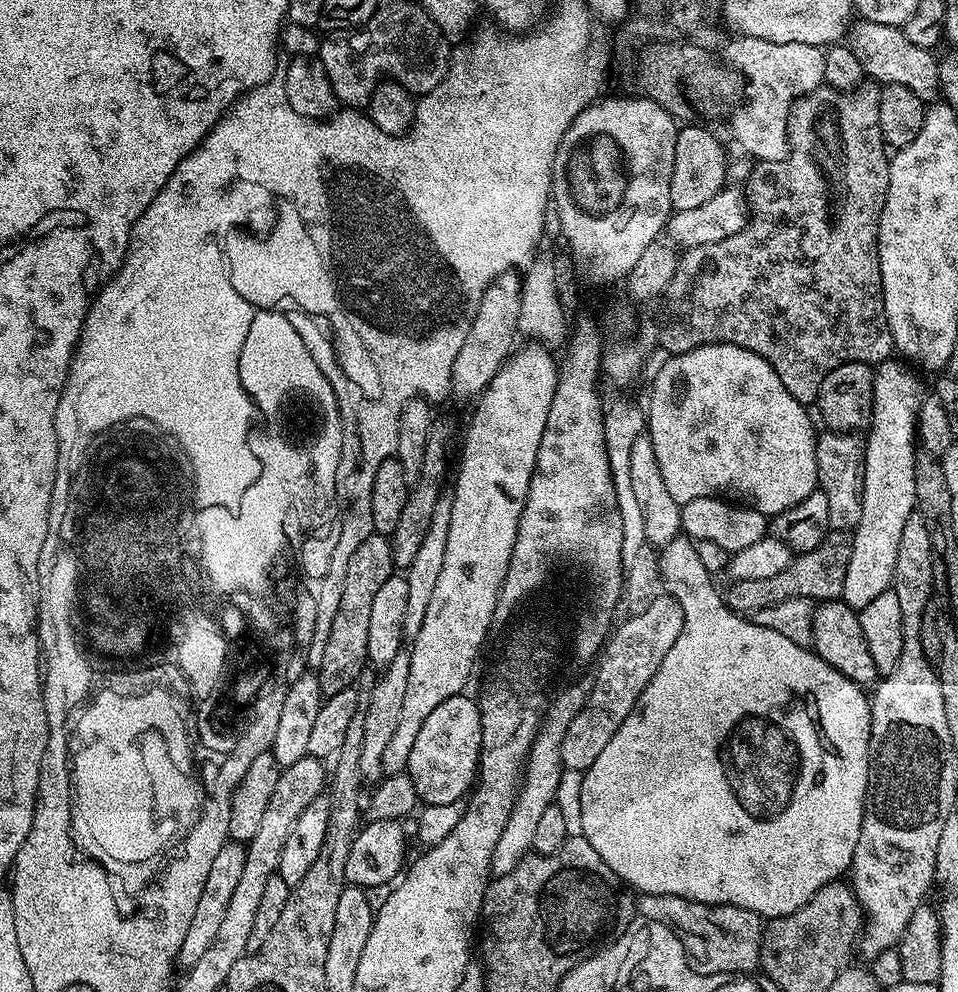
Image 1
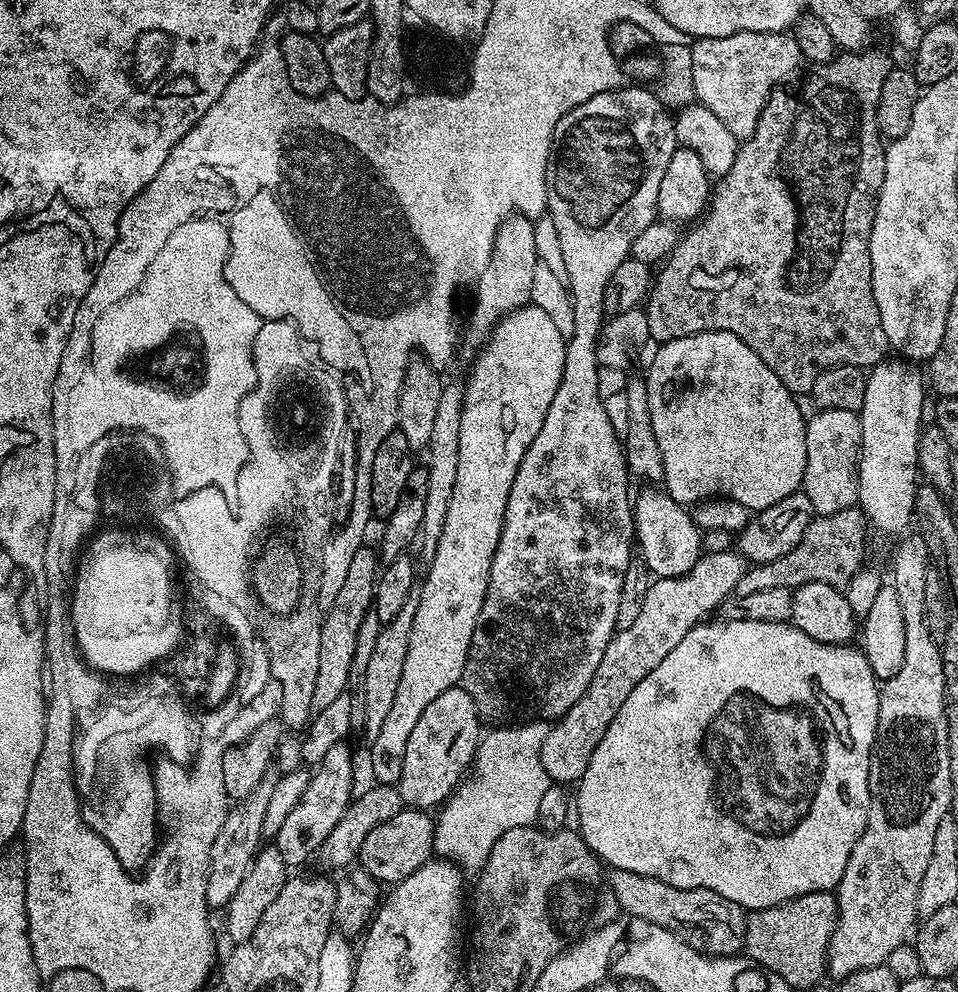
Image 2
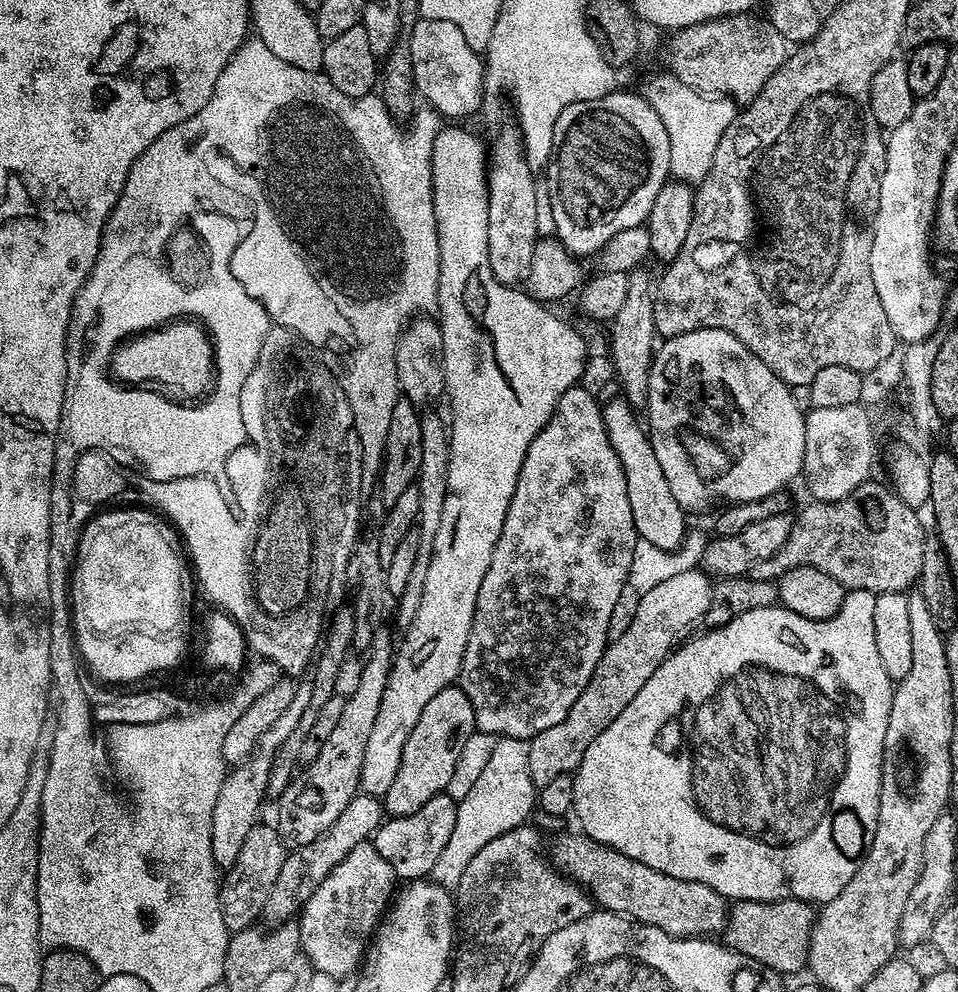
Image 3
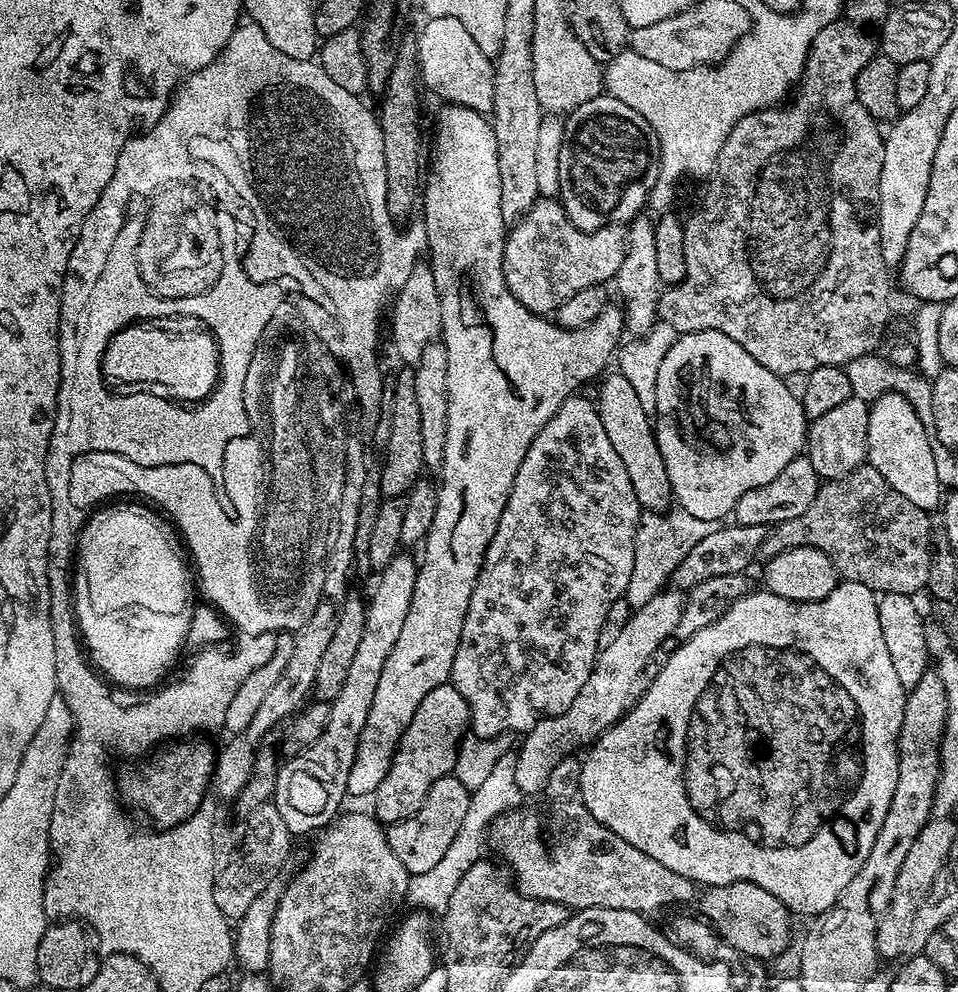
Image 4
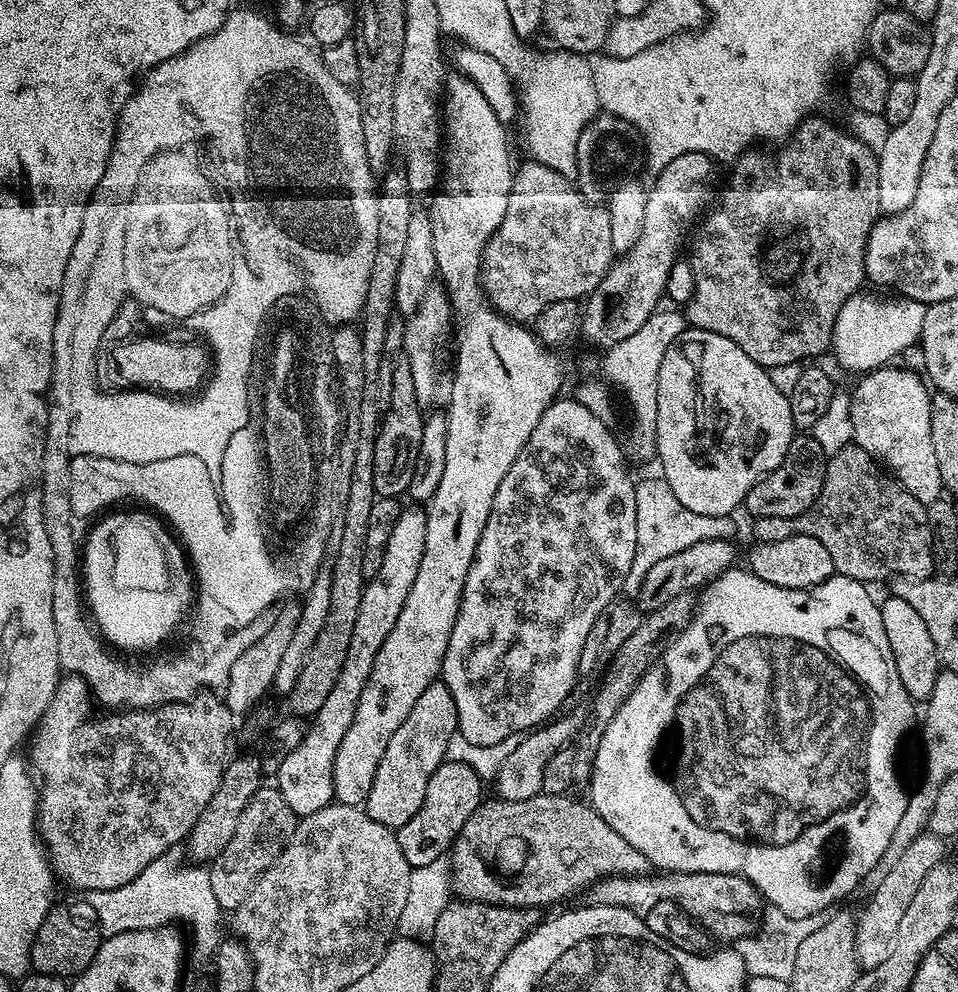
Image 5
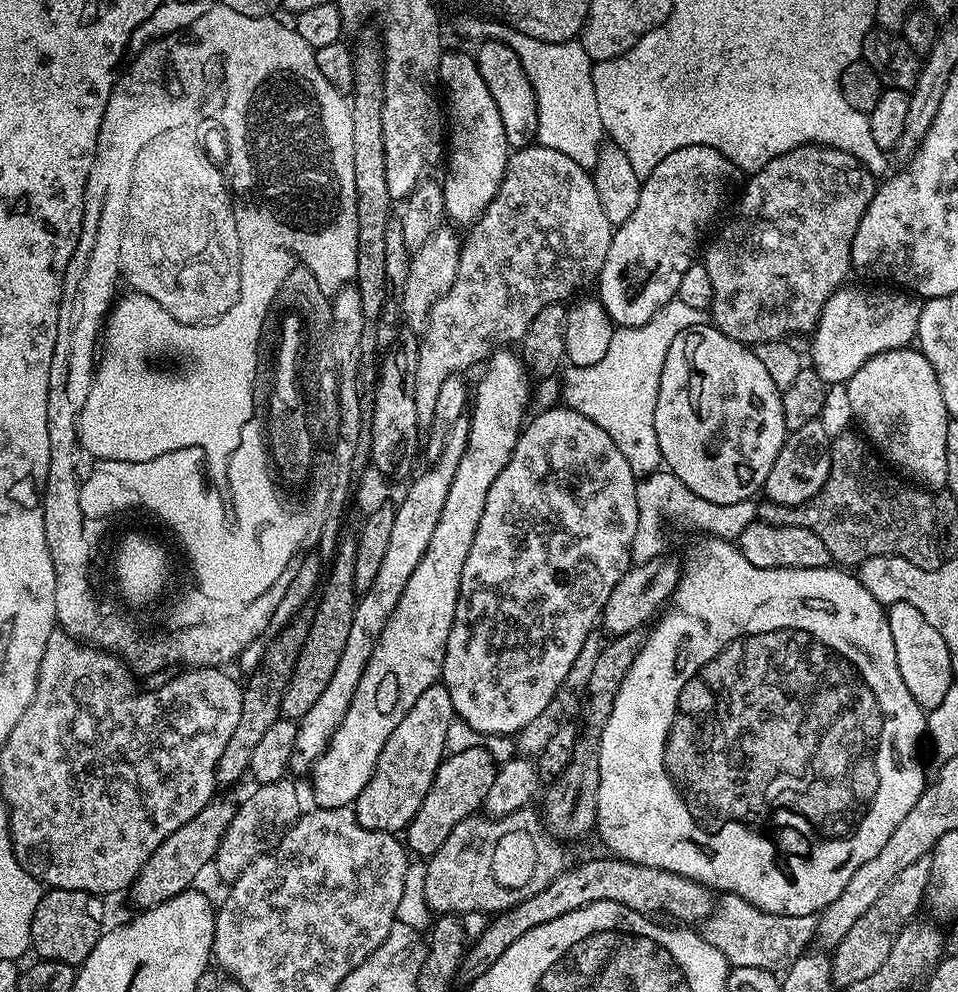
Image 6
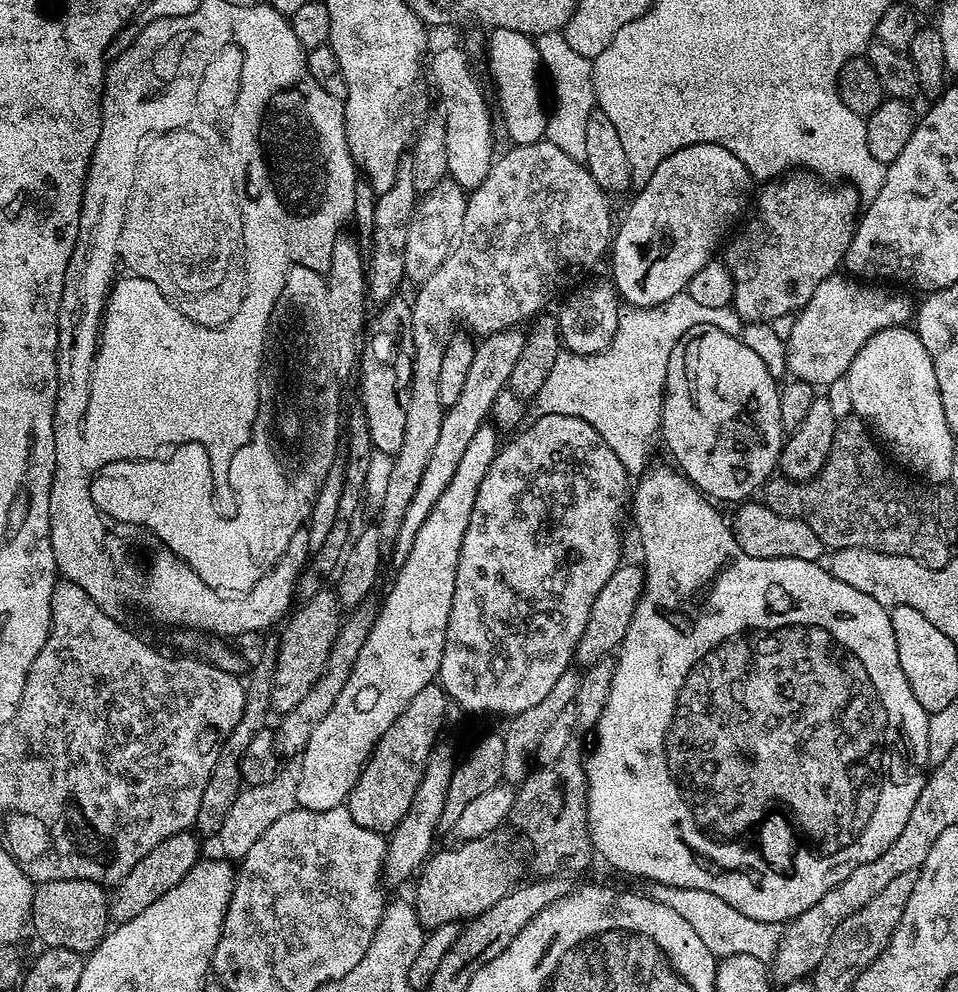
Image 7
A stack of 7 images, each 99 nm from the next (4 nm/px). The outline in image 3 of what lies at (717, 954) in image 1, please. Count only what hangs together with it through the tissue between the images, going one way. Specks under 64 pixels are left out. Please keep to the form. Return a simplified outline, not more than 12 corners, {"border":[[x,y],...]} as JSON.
{"border":[[579,831],[550,860],[603,911],[671,936],[723,933],[729,901]]}

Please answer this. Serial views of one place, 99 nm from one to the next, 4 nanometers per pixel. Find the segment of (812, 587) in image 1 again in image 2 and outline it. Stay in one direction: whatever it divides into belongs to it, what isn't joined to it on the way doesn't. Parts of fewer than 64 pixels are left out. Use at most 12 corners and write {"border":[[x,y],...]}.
{"border":[[816,516],[790,554],[751,565],[735,595],[806,582],[847,589],[865,567],[868,517]]}

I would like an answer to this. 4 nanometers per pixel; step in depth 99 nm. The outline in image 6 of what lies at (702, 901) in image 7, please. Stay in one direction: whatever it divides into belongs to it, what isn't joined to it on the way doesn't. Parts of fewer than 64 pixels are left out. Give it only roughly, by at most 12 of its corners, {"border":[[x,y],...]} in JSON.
{"border":[[724,894],[702,935],[732,968],[786,970],[816,916],[770,914]]}

